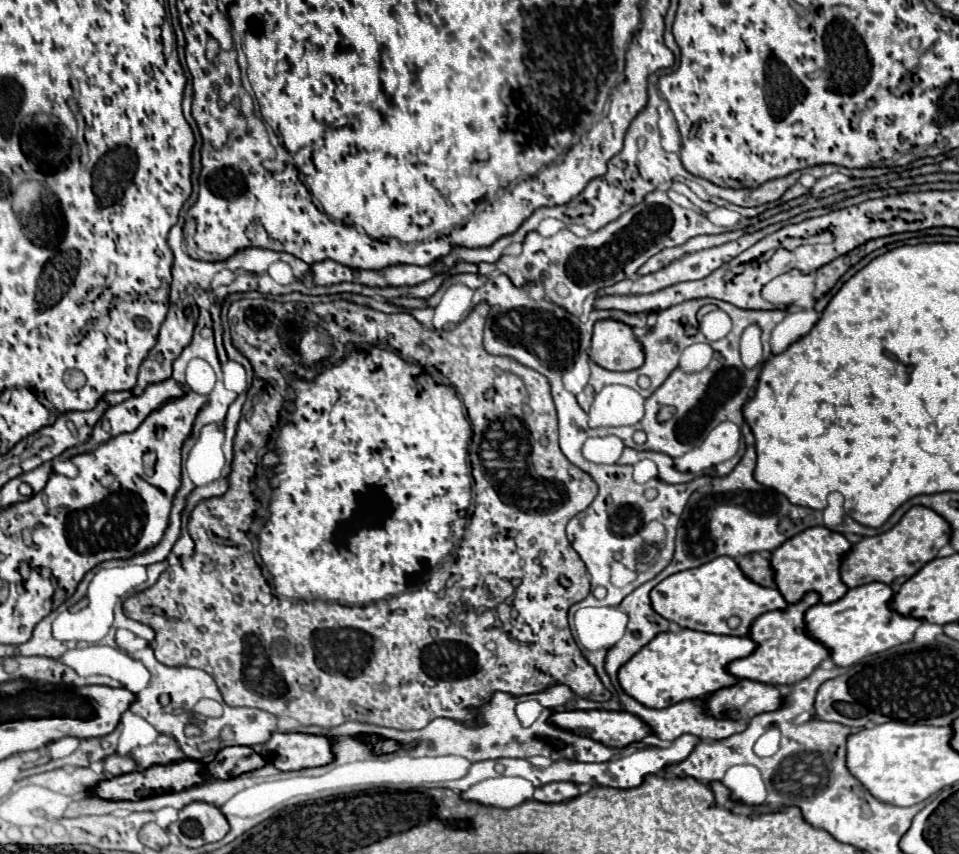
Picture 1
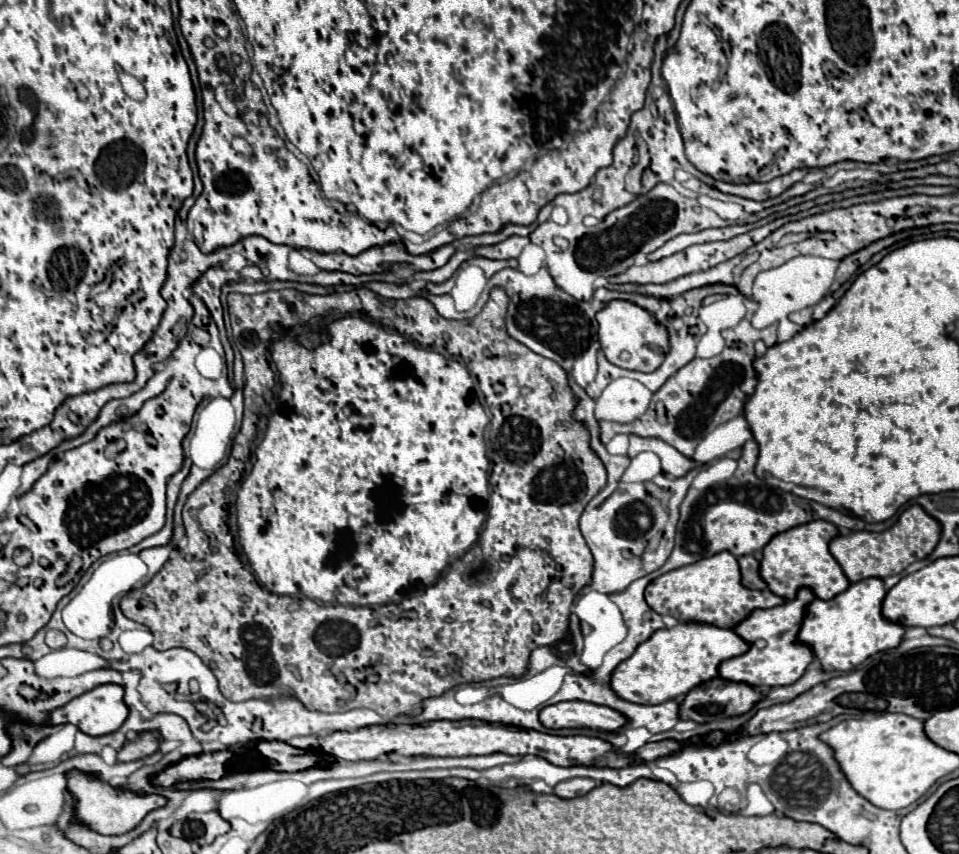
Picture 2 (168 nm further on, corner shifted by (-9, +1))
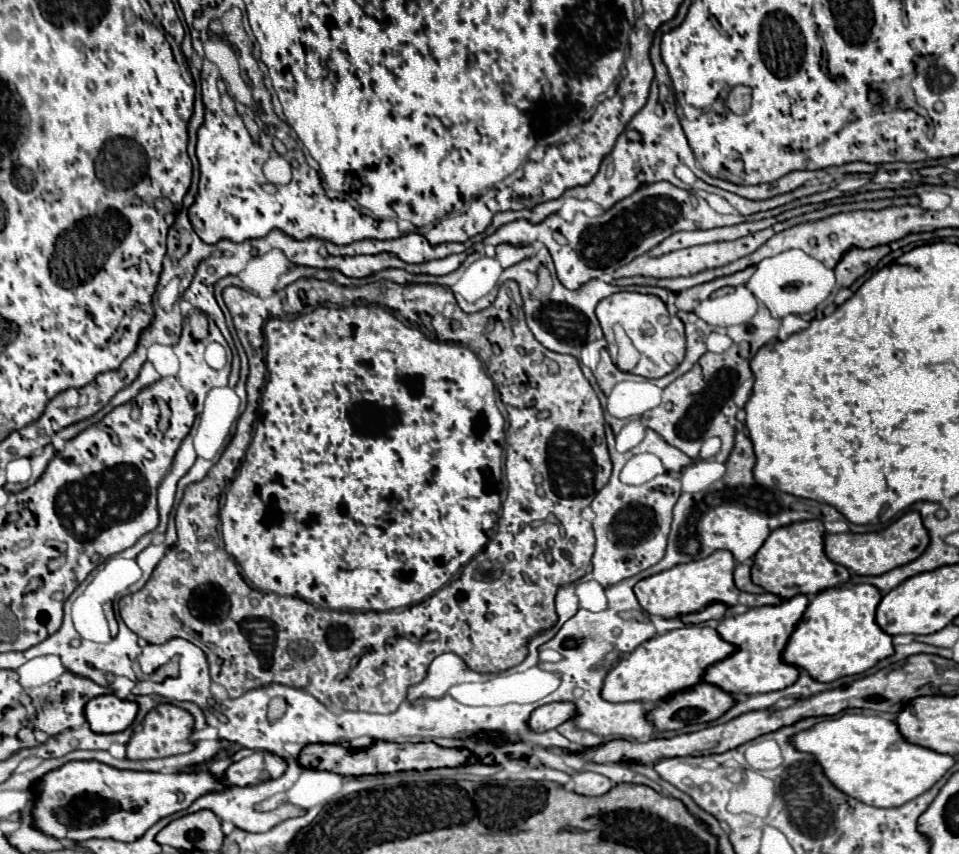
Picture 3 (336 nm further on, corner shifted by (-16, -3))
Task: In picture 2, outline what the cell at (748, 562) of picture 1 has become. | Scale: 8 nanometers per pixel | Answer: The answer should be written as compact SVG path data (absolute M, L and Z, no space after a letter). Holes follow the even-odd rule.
M753 555L739 557L739 569L741 569L741 583L747 589L767 589L765 581L759 575L759 561Z

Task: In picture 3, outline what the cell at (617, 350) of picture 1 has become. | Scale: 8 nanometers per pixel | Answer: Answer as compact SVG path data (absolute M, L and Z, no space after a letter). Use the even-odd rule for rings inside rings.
M614 293L612 297L606 297L600 301L600 305L596 307L596 317L602 325L604 331L604 339L608 341L608 351L612 361L616 361L618 355L618 345L614 341L614 325L622 325L622 329L626 331L626 335L632 339L634 347L640 353L640 361L638 365L632 369L632 373L648 377L648 379L658 379L668 375L670 371L674 371L680 361L684 359L686 353L686 345L684 345L684 325L678 317L670 315L666 305L654 297L654 295L642 295L642 293Z

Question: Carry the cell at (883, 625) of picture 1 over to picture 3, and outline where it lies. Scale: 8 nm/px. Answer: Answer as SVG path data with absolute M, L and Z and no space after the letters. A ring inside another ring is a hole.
M868 583L818 593L784 649L784 661L798 669L806 669L816 681L830 683L840 677L860 675L880 659L894 655L892 635L884 633L876 623L876 607L880 601L882 593Z

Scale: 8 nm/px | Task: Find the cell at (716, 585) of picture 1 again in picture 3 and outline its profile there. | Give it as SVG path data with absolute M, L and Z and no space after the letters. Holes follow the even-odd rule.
M716 551L710 557L702 559L702 561L692 561L692 563L682 563L676 565L668 571L662 571L658 575L652 575L648 579L642 579L636 583L634 593L642 605L644 611L648 611L650 615L660 615L660 617L678 617L678 615L690 615L690 613L698 613L704 607L708 607L710 603L724 603L728 607L736 607L736 605L744 605L744 607L762 607L762 605L780 605L782 601L772 595L772 593L762 593L762 595L752 595L746 591L740 591L734 585L734 555L728 551Z

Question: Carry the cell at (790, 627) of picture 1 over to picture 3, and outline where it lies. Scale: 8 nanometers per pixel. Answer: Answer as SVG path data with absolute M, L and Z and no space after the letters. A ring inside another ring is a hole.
M796 595L776 607L758 607L758 609L748 609L746 613L732 615L720 621L720 637L732 645L738 647L738 651L712 667L706 669L704 681L718 685L726 693L742 693L742 695L754 695L754 693L770 693L770 691L780 691L796 683L800 677L800 671L794 665L788 665L782 659L782 653L788 645L788 639L792 631L796 629L798 621L802 619L804 611L808 607L808 597L806 595Z

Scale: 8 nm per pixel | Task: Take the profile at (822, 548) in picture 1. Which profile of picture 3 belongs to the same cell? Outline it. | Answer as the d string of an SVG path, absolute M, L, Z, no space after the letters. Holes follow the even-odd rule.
M802 521L772 531L754 557L752 581L778 595L782 601L788 601L800 593L818 595L826 589L846 585L850 581L850 571L826 557L824 535L826 529L822 521Z

